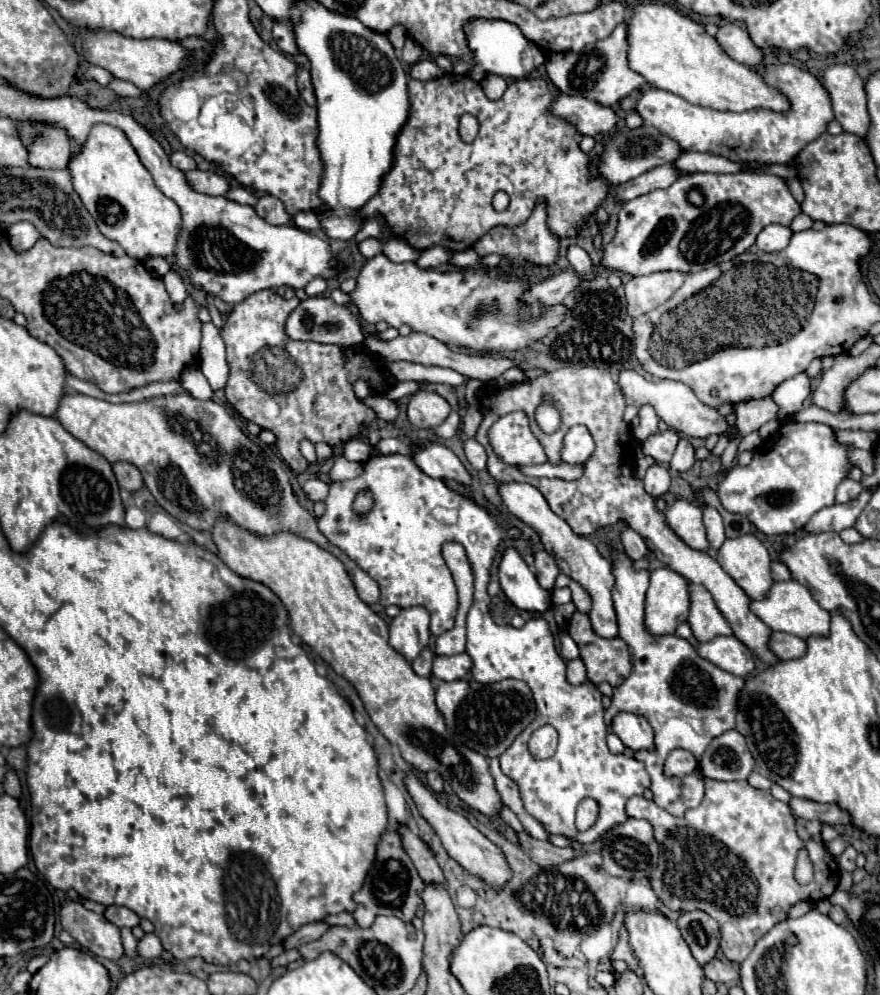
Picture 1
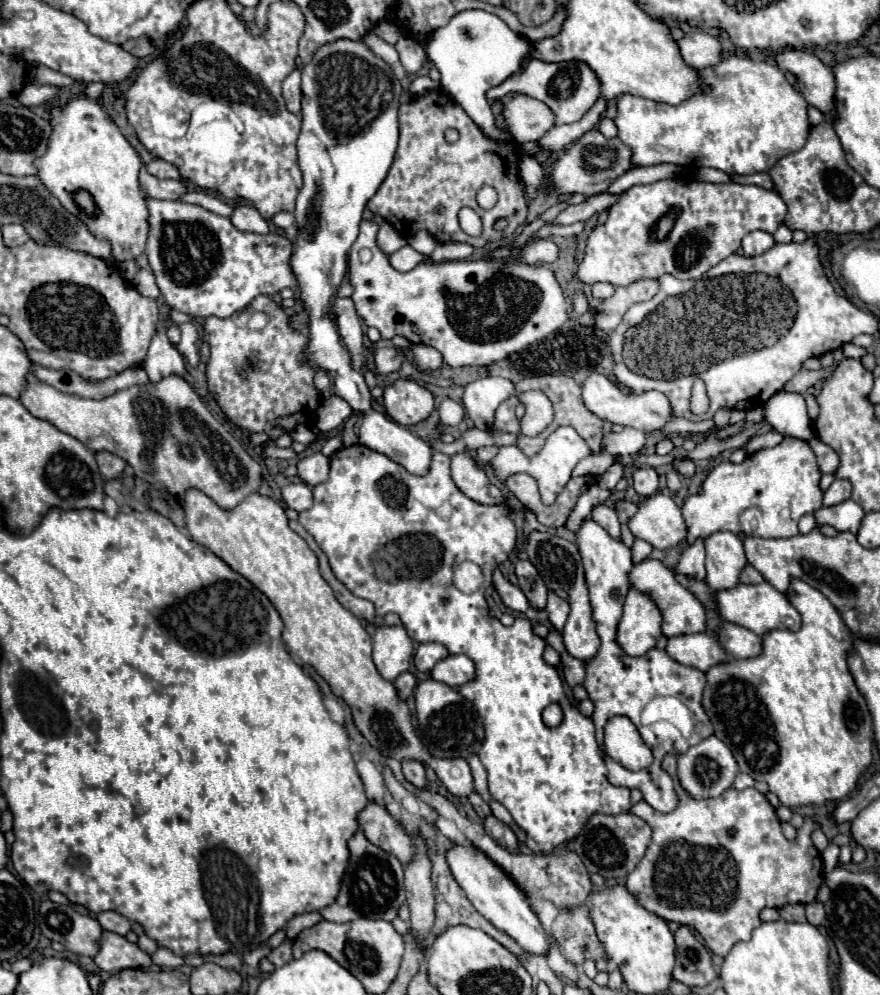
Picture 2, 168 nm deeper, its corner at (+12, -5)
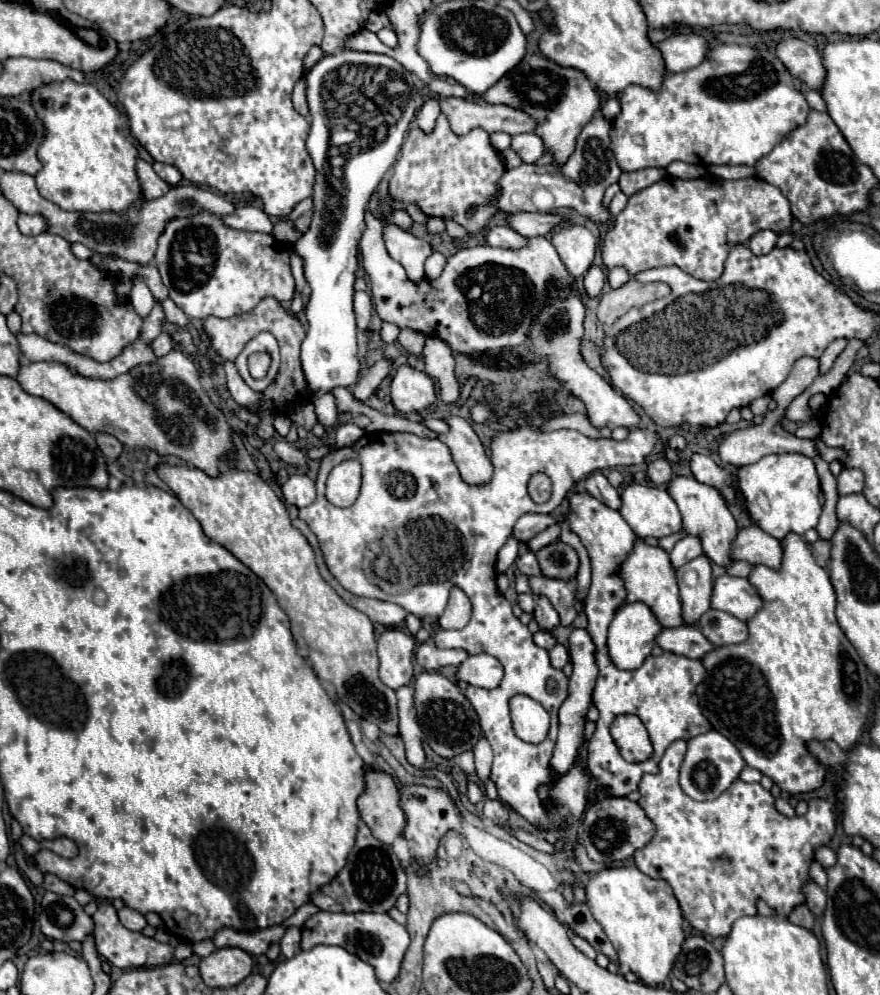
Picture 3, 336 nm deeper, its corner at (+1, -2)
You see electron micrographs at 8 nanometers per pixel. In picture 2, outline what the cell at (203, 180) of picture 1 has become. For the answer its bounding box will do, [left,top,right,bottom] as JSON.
[140,168,188,200]

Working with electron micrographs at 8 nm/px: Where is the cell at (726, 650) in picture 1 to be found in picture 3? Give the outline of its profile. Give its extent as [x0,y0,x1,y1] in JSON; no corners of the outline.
[655,625,713,659]

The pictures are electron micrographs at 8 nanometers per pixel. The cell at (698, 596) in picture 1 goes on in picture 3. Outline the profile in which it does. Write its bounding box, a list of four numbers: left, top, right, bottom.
[617,539,683,627]

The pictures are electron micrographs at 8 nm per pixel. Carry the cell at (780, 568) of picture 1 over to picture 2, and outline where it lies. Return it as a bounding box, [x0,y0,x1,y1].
[740,564,764,584]

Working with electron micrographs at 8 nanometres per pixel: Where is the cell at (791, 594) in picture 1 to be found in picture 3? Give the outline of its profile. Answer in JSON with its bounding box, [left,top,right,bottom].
[711,575,759,621]

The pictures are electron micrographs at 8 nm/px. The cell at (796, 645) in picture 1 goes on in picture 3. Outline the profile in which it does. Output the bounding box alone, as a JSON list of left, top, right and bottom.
[701,609,747,647]

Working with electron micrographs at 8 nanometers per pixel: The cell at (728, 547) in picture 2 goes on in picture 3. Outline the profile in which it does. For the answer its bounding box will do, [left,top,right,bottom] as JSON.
[659,477,737,565]

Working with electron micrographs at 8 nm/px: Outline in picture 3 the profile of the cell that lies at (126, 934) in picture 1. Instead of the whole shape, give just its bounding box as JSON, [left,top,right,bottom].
[93,901,179,969]

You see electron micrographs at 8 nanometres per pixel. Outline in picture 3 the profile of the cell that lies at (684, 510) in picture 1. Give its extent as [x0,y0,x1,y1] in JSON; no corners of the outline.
[619,483,681,537]

